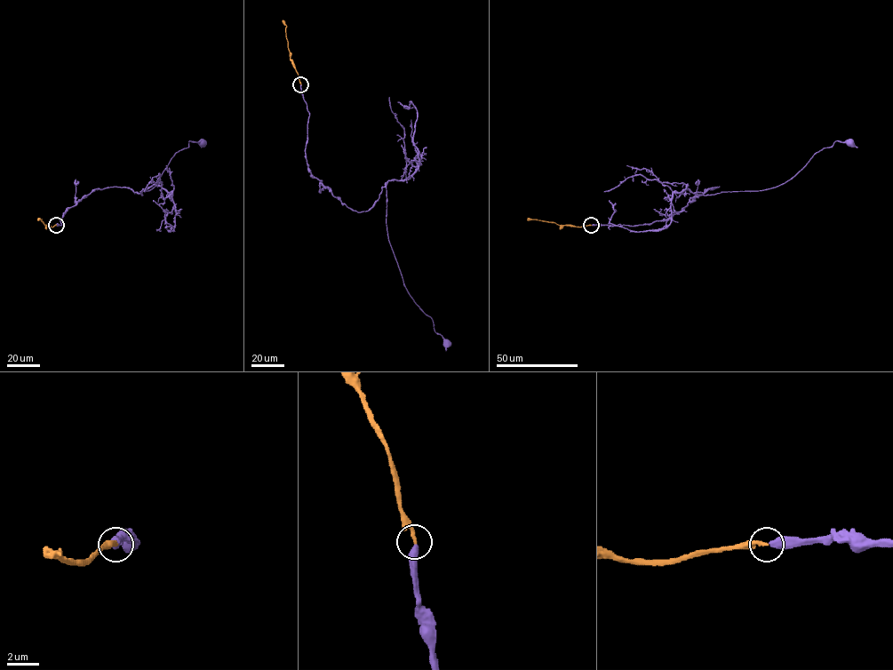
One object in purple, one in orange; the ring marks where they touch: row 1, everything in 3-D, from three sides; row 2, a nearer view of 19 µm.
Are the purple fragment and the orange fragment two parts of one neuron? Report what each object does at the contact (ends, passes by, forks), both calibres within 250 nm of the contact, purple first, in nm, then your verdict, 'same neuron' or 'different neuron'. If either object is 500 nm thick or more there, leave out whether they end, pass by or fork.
purple ends; orange ends; calibres 440 and 240 nm; same neuron

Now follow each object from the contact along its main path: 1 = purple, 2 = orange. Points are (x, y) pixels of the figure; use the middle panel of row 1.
1: (300, 84), (309, 114), (309, 171), (359, 212), (371, 207), (386, 185), (387, 235), (404, 286), (447, 342)
2: (300, 84), (290, 59), (286, 25), (283, 19)

